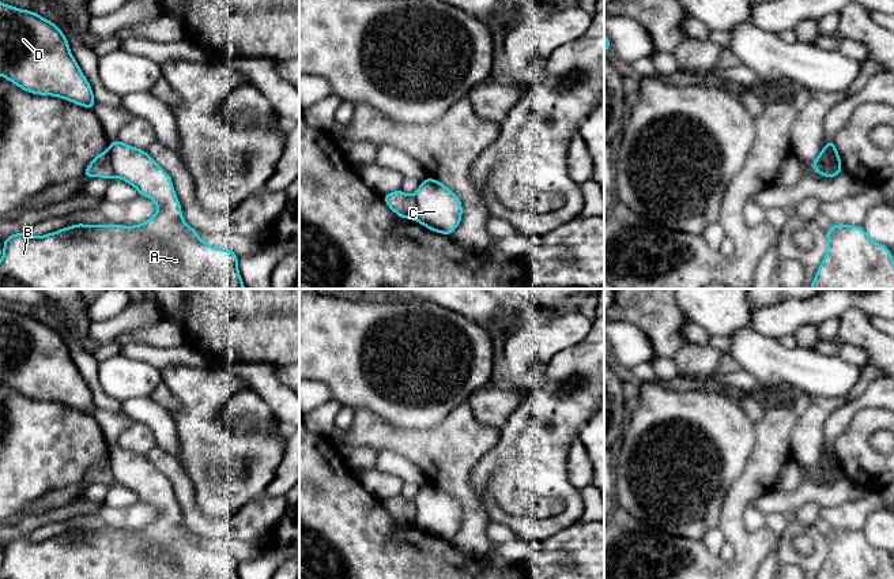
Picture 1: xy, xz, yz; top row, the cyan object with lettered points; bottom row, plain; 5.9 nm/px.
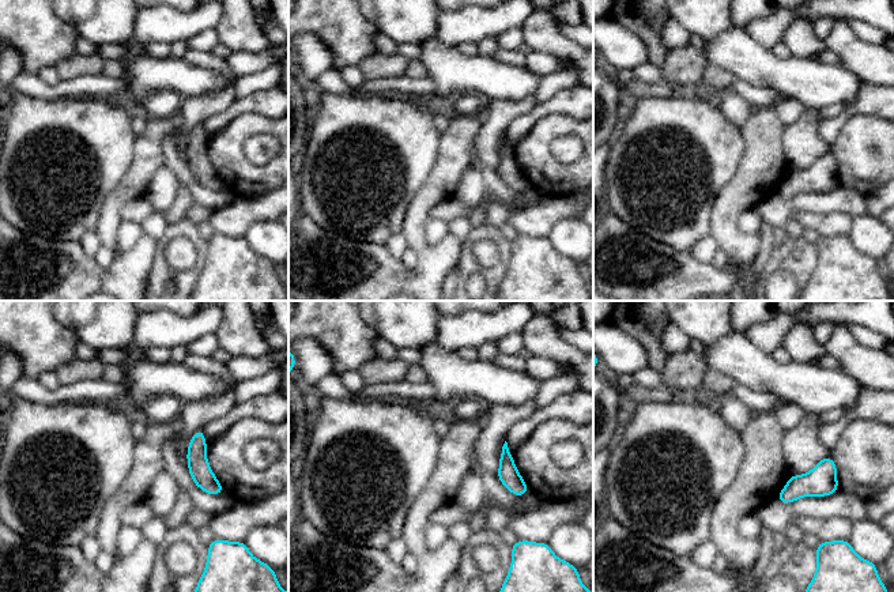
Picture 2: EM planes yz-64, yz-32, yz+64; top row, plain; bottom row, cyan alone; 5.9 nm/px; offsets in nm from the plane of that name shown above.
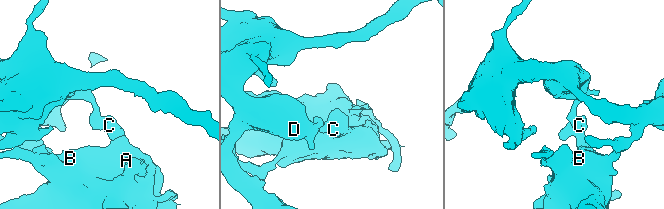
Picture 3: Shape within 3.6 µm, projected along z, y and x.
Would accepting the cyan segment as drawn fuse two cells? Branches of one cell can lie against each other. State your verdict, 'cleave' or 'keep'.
cleave

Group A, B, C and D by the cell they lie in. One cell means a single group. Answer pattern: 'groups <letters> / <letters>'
groups A B C / D

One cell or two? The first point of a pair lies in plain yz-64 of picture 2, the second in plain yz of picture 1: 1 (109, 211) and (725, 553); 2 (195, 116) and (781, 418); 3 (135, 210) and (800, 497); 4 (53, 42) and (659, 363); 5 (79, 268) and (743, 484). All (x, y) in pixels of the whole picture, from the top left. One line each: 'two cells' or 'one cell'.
1: two cells
2: two cells
3: one cell
4: two cells
5: one cell

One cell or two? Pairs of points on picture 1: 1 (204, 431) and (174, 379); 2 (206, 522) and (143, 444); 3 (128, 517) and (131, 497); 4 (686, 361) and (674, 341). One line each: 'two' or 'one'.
1: one
2: two
3: two
4: two

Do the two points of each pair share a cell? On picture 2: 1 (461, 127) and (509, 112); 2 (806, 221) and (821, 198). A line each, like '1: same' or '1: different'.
1: different
2: different

